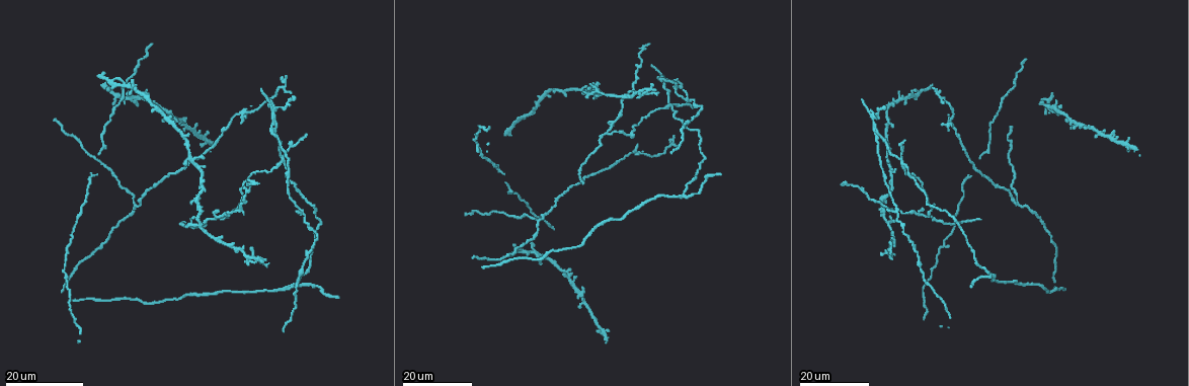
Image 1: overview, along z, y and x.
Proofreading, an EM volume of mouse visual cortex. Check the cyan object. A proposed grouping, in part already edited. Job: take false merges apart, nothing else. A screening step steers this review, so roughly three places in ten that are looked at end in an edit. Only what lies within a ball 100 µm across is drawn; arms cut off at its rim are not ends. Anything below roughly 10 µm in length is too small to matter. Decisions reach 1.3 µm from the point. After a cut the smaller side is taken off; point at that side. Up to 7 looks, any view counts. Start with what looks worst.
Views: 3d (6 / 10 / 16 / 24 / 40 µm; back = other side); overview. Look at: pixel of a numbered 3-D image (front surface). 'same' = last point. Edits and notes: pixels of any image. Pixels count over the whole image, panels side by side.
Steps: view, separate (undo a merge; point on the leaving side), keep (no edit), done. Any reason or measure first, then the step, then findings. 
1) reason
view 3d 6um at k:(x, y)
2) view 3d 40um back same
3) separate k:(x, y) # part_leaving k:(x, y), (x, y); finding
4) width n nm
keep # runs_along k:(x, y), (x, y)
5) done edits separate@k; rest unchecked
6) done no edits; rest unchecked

arms part here
view 3d 16um at 1:(281, 162)

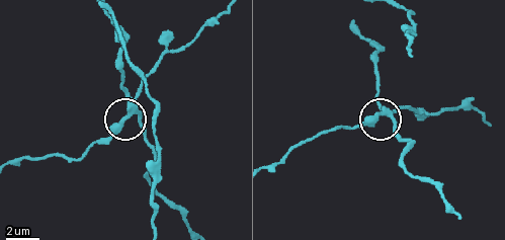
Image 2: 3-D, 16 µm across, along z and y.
view 3d 10um at 2:(383, 112)

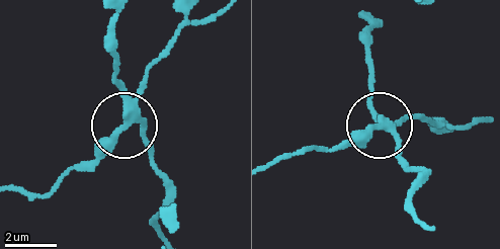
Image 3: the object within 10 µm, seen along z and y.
separate 3:(107, 138) # part_leaving 3:(132, 112), (47, 193), (14, 191); a second neuron is stuck on

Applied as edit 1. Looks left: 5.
view overview

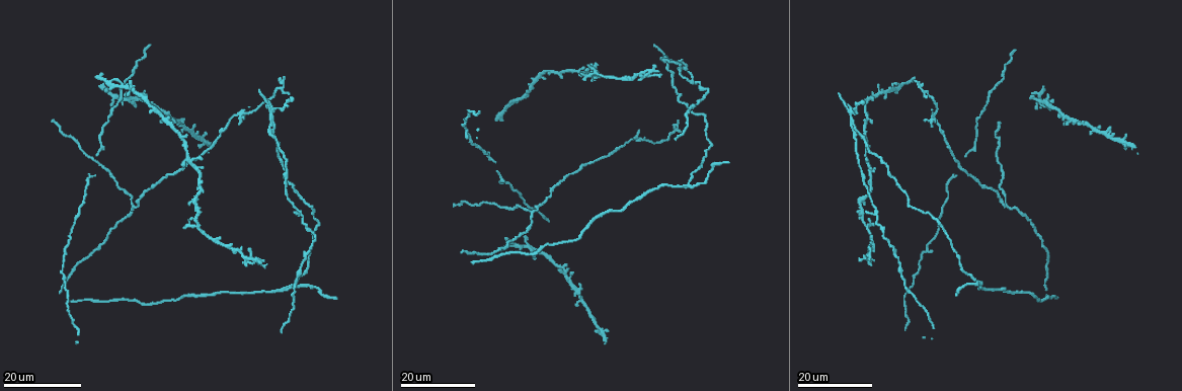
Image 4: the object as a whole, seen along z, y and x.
four or more arms meet
view 3d 24um at 4:(691, 187)

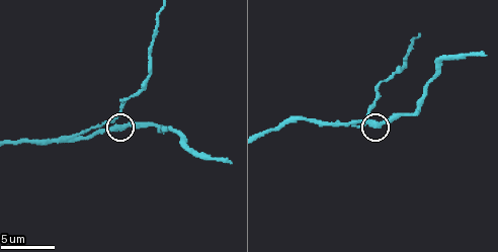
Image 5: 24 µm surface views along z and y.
zoom in
view 3d 6um at 5:(116, 126)

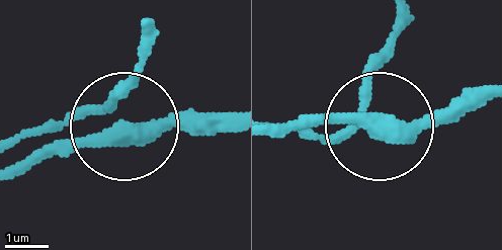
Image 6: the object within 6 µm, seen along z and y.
arms 4
keep # all the same neuron

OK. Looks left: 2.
a fork
view 3d 24um at 4:(1007, 207)

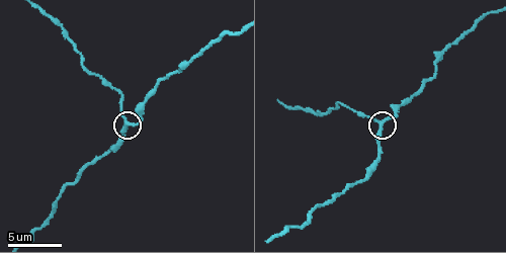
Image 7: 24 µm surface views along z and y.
zoom in
view 3d 6um at 7:(128, 123)

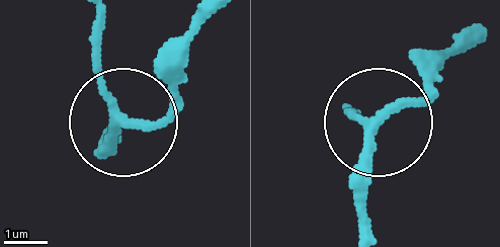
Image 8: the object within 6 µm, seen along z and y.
side_arm 68 um; arms 3
keep # one neuron here

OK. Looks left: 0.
done edits separate@3; rest unchecked

